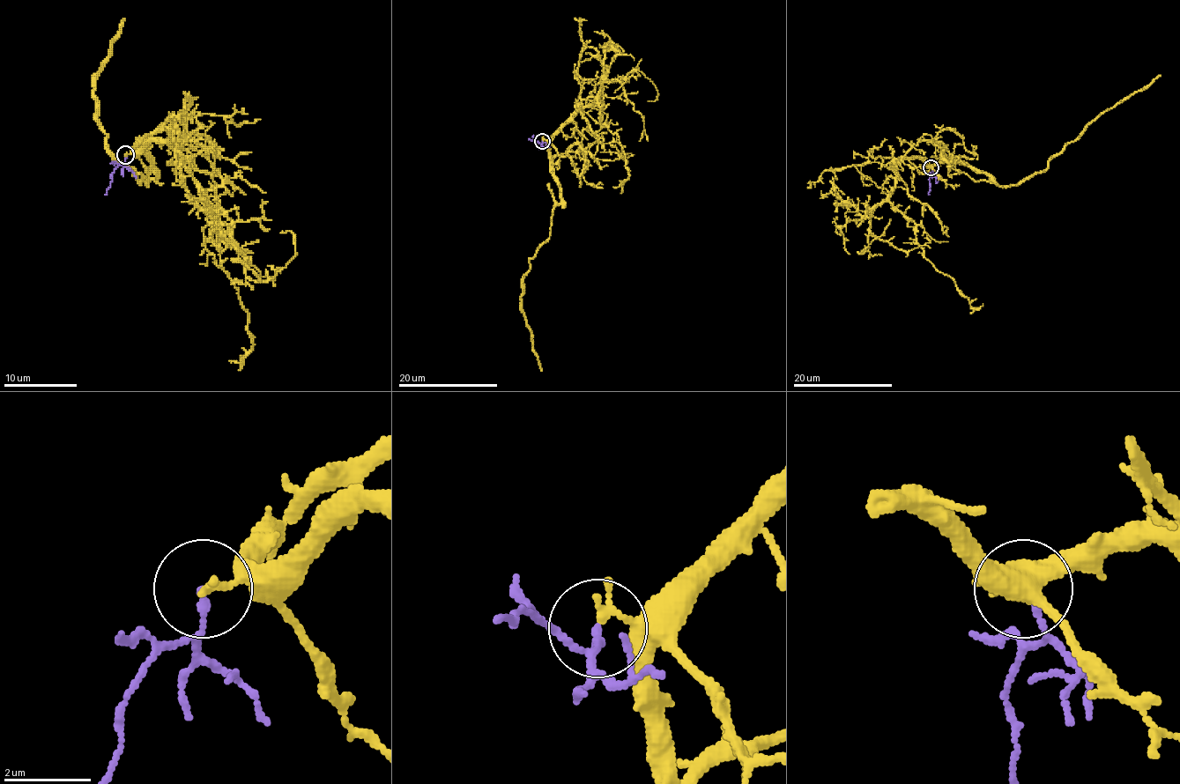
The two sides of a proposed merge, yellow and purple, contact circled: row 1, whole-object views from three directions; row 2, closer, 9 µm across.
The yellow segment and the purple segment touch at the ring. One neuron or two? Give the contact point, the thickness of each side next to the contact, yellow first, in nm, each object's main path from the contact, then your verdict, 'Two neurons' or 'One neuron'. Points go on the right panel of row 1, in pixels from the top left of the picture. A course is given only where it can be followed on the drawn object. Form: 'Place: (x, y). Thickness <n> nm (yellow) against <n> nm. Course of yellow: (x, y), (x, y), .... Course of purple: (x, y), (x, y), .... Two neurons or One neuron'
Place: (931, 167). Thickness 200 nm (yellow) against 190 nm. Course of yellow: (931, 166), (963, 163), (986, 172), (1000, 186), (1020, 184), (1047, 166), (1101, 114), (1161, 75). Course of purple: (931, 166), (933, 172), (929, 178), (929, 195). One neuron

